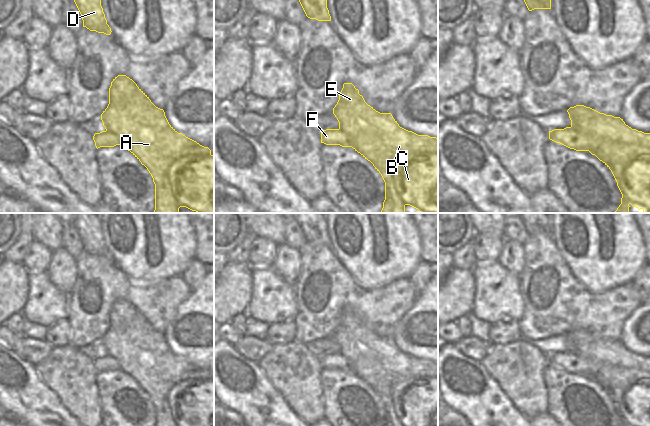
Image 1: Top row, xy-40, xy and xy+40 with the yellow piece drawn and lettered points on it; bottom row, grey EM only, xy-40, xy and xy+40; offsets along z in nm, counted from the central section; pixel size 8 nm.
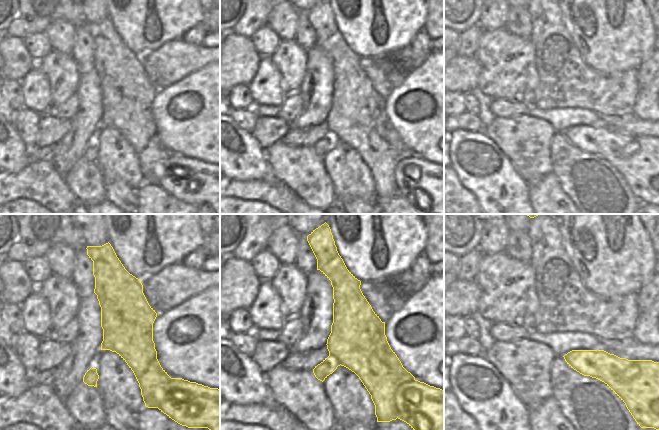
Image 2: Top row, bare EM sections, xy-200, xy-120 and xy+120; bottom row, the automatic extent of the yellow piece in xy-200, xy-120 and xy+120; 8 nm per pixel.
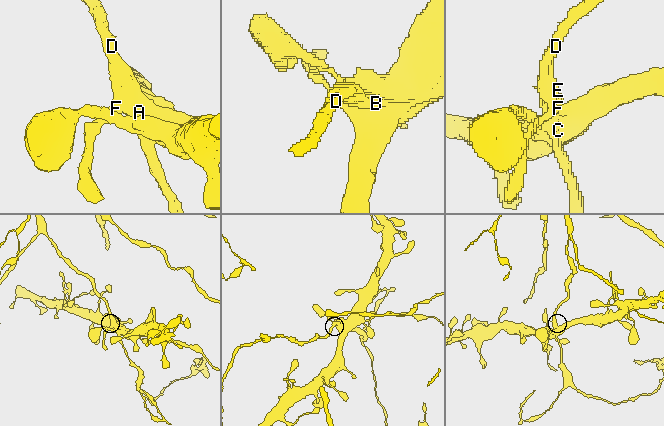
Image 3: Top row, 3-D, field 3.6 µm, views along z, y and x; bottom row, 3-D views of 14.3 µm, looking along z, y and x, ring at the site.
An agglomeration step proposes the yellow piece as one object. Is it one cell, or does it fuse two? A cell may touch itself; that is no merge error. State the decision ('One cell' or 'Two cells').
Two cells.

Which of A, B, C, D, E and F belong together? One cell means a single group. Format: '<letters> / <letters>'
A B D E / C F

